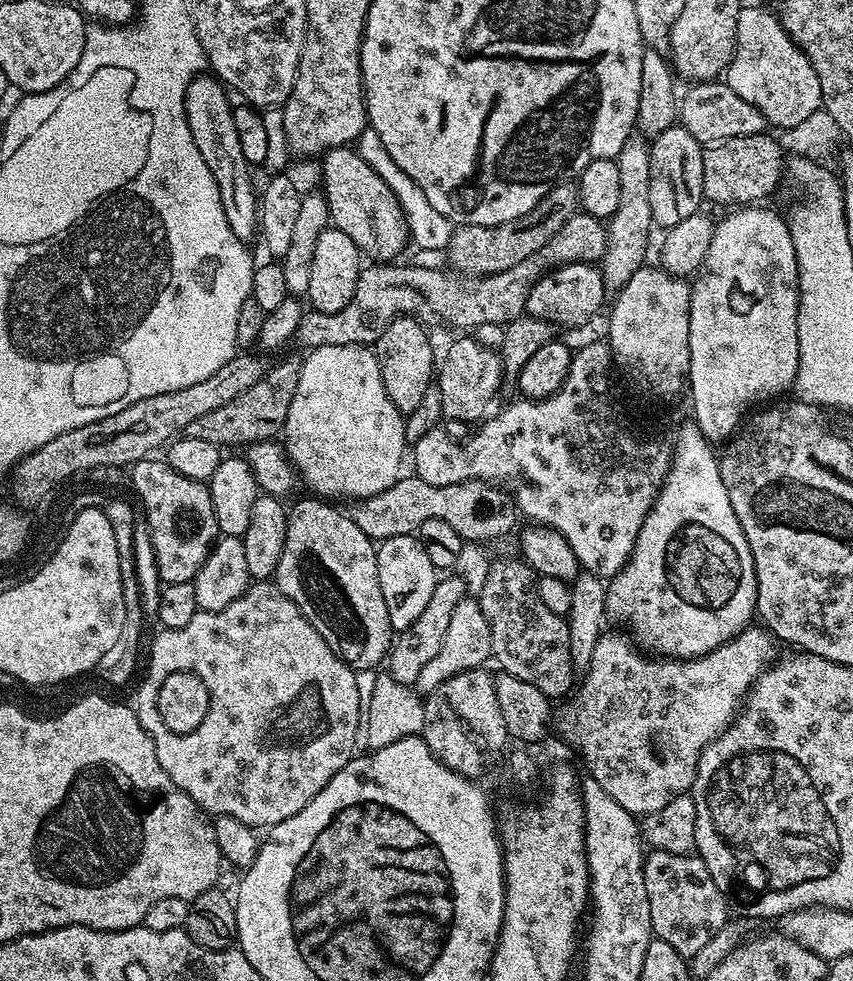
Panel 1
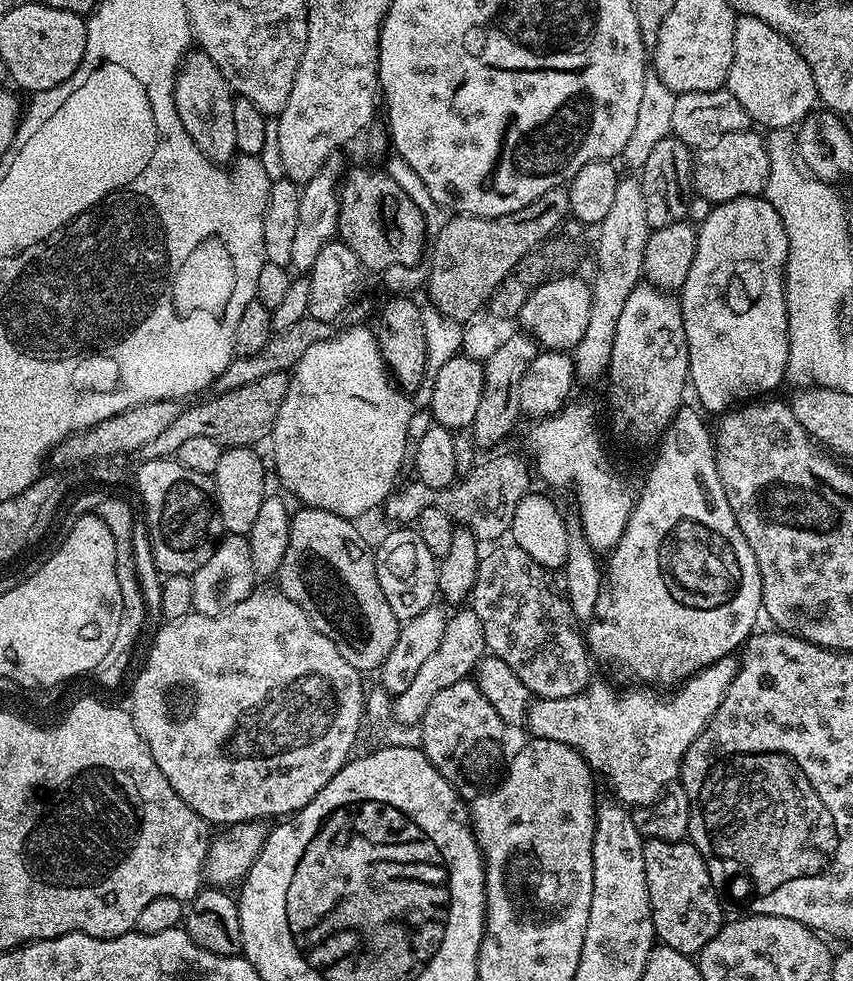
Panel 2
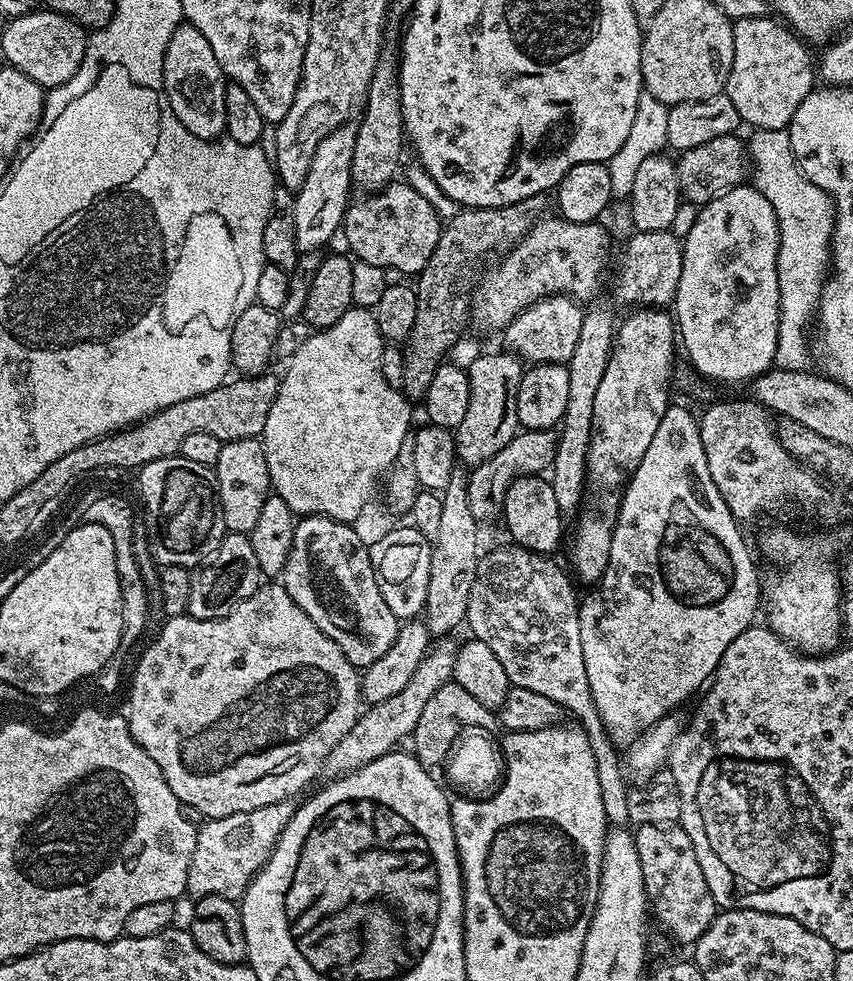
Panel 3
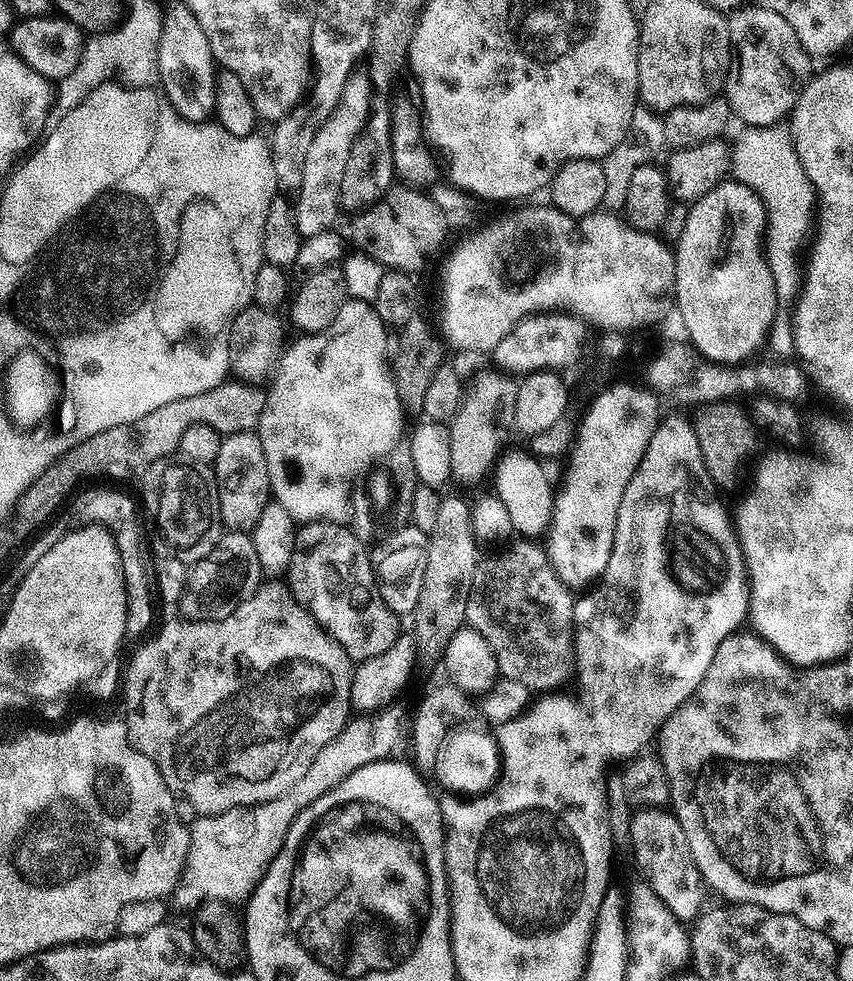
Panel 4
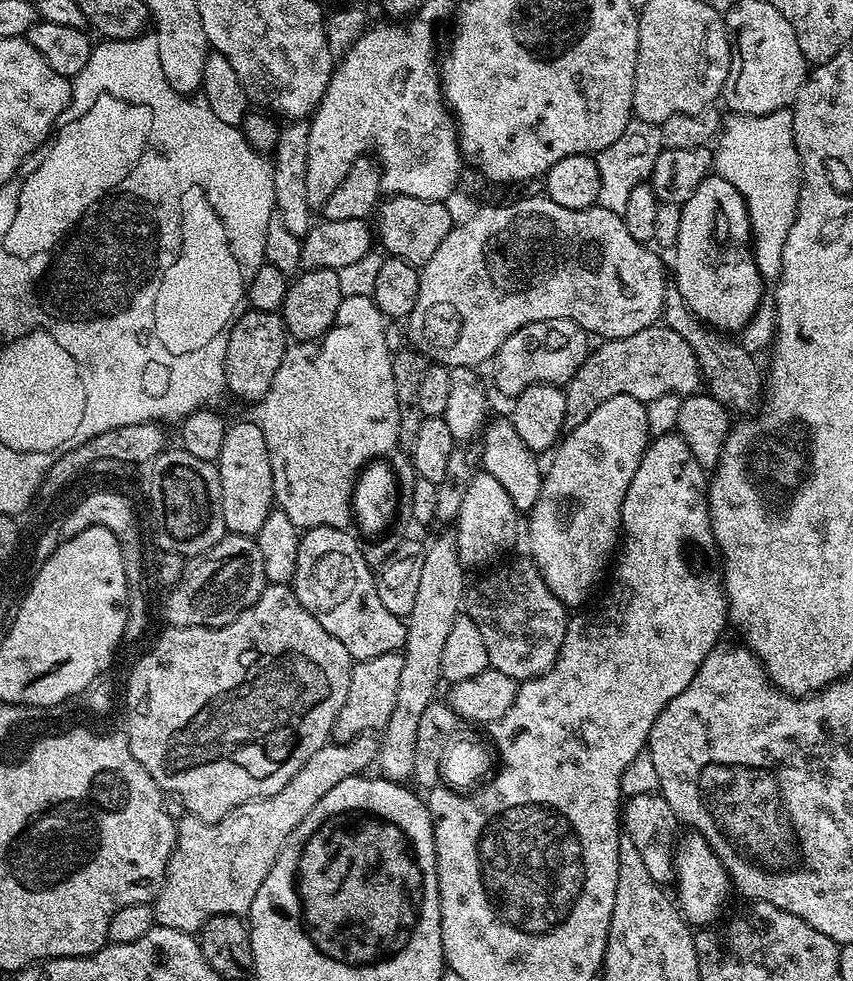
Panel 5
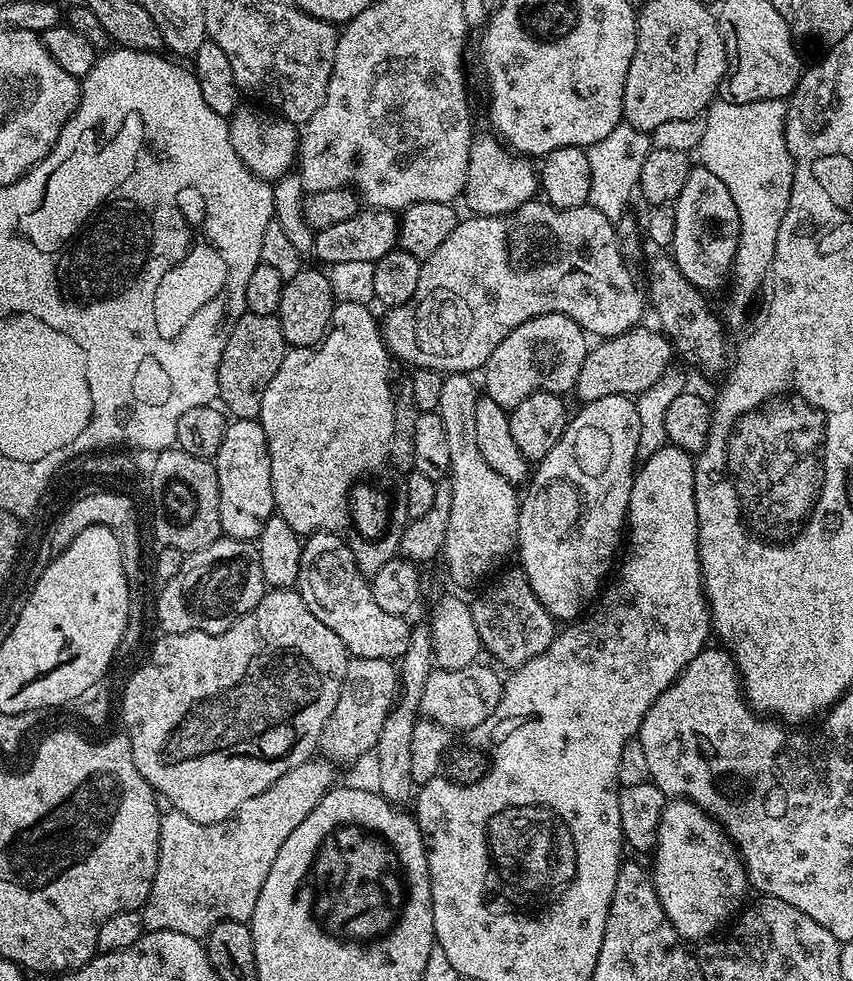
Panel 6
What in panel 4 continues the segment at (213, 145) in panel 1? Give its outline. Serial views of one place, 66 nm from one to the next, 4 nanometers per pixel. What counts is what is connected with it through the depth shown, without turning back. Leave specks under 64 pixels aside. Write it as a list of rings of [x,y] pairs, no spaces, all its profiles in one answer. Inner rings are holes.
[[[187,3],[172,4],[163,9],[164,25],[158,42],[158,74],[160,75],[160,87],[168,95],[169,102],[179,116],[187,120],[204,122],[216,111],[216,73],[218,65],[212,57],[210,42],[206,42],[206,34],[202,26],[198,26],[198,18],[188,9]]]

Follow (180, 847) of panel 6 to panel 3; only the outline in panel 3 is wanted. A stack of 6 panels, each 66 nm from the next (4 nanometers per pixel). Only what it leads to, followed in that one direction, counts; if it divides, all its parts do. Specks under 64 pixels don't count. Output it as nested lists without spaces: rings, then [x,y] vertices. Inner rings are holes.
[[[444,638],[440,644],[433,647],[418,662],[418,670],[414,670],[414,678],[406,686],[406,690],[398,690],[394,698],[386,698],[386,702],[378,702],[371,705],[367,710],[361,711],[357,716],[350,734],[330,750],[330,754],[324,760],[322,769],[323,775],[328,778],[339,778],[350,775],[354,770],[382,758],[387,752],[393,751],[397,747],[399,740],[407,741],[418,726],[418,718],[422,718],[422,709],[426,702],[434,698],[434,694],[442,686],[453,683],[452,671],[456,661],[457,641],[452,638]],[[292,800],[274,802],[254,810],[230,814],[217,820],[205,819],[196,830],[194,858],[190,858],[187,895],[192,898],[221,896],[239,901],[250,882],[264,869],[282,830],[297,810]]]

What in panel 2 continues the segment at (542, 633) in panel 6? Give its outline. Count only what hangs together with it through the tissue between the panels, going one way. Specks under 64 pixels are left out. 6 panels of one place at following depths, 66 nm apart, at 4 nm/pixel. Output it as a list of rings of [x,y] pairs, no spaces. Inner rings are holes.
[[[500,544],[491,548],[494,549],[480,559],[470,593],[470,606],[482,622],[487,651],[502,659],[537,699],[557,700],[574,697],[585,691],[592,678],[588,662],[590,656],[579,621],[567,599],[550,588],[547,571],[526,551],[513,544]]]

